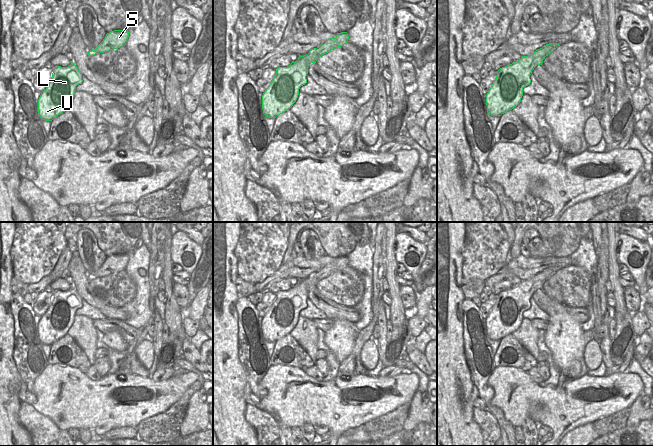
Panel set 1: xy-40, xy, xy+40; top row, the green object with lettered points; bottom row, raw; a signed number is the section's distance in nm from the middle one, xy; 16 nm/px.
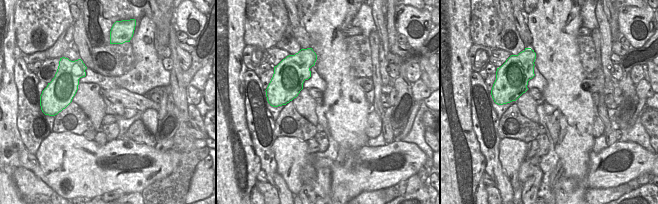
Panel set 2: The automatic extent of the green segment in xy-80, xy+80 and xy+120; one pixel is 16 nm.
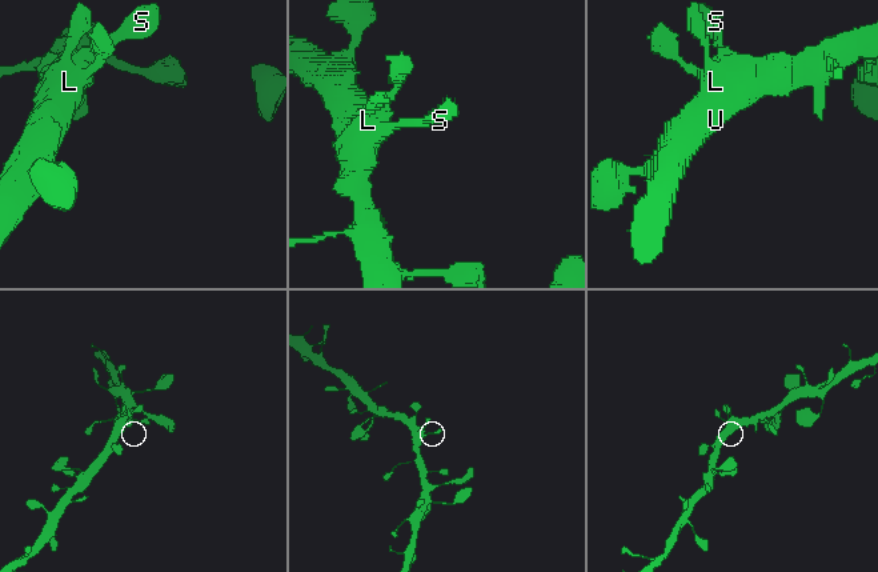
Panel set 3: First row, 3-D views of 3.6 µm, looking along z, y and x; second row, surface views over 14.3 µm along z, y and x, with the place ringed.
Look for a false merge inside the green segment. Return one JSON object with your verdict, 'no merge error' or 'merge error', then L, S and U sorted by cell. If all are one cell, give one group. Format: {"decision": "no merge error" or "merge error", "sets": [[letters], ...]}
{"decision": "no merge error", "sets": [["L", "S", "U"]]}

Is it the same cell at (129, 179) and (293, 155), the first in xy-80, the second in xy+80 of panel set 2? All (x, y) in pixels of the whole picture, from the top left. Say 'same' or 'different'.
same

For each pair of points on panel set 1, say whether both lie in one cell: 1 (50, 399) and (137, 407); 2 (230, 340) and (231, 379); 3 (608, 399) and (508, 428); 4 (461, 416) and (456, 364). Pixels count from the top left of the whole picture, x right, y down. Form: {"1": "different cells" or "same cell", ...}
{"1": "same cell", "2": "same cell", "3": "different cells", "4": "same cell"}

